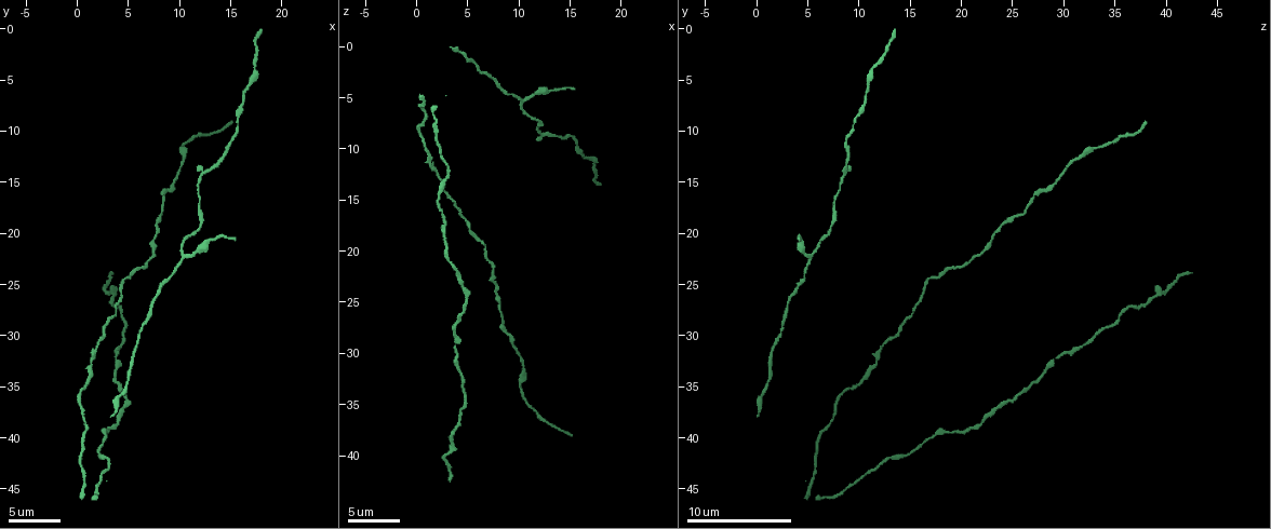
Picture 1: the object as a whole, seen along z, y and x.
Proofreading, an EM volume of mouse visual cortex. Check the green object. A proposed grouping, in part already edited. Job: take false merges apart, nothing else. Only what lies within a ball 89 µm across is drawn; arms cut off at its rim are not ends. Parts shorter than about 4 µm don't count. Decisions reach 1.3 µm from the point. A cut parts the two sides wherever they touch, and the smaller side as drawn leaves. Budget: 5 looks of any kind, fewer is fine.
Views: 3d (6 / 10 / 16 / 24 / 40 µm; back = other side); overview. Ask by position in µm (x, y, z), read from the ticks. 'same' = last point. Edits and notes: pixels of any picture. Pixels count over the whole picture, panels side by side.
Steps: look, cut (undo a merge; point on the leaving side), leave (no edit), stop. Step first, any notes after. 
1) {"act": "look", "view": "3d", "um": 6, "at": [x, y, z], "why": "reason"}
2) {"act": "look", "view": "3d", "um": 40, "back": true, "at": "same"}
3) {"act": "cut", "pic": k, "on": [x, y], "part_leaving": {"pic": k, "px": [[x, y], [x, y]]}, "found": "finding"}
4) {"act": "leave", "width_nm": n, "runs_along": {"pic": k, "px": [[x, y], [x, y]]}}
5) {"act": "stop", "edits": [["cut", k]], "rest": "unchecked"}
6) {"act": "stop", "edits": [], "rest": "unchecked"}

{"act": "look", "view": "3d", "um": 6, "at": [2.8, 25.4, 40.0]}

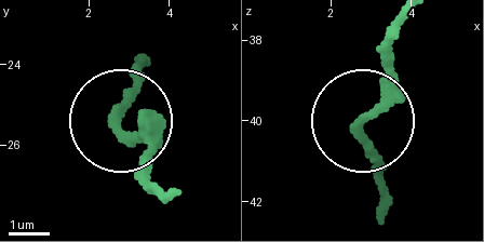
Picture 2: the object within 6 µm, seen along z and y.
{"act": "look", "view": "3d", "um": 6, "back": true, "at": [2.75, 25.50, 40.20]}

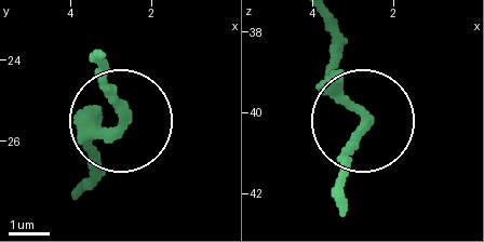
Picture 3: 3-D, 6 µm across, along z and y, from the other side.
{"act": "leave", "runs_along": {"pic": 3, "px": [[80, 188], [86, 153], [118, 109], [97, 51]]}, "found": "continuous, no second neuron"}

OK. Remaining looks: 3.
{"act": "look", "view": "3d", "um": 6, "at": [10.4, 22.4, 5.4], "why": "a fork"}

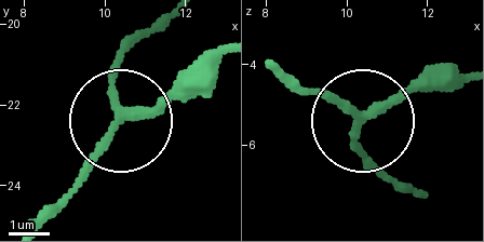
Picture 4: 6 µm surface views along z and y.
{"act": "look", "view": "3d", "um": 6, "back": true, "at": [10.50, 22.25, 5.25]}

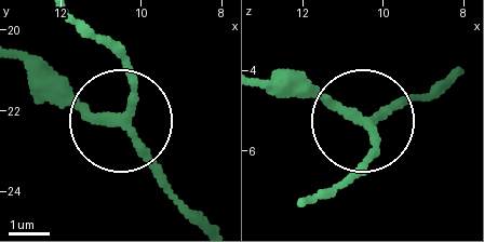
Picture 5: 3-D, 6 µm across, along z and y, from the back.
{"act": "leave", "arms": 3, "runs_along": {"pic": 5, "px": [[456, 74], [363, 122], [294, 78]]}, "found": "continuous, no second neuron"}

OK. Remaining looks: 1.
{"act": "stop", "edits": [], "rest": "unchecked"}

